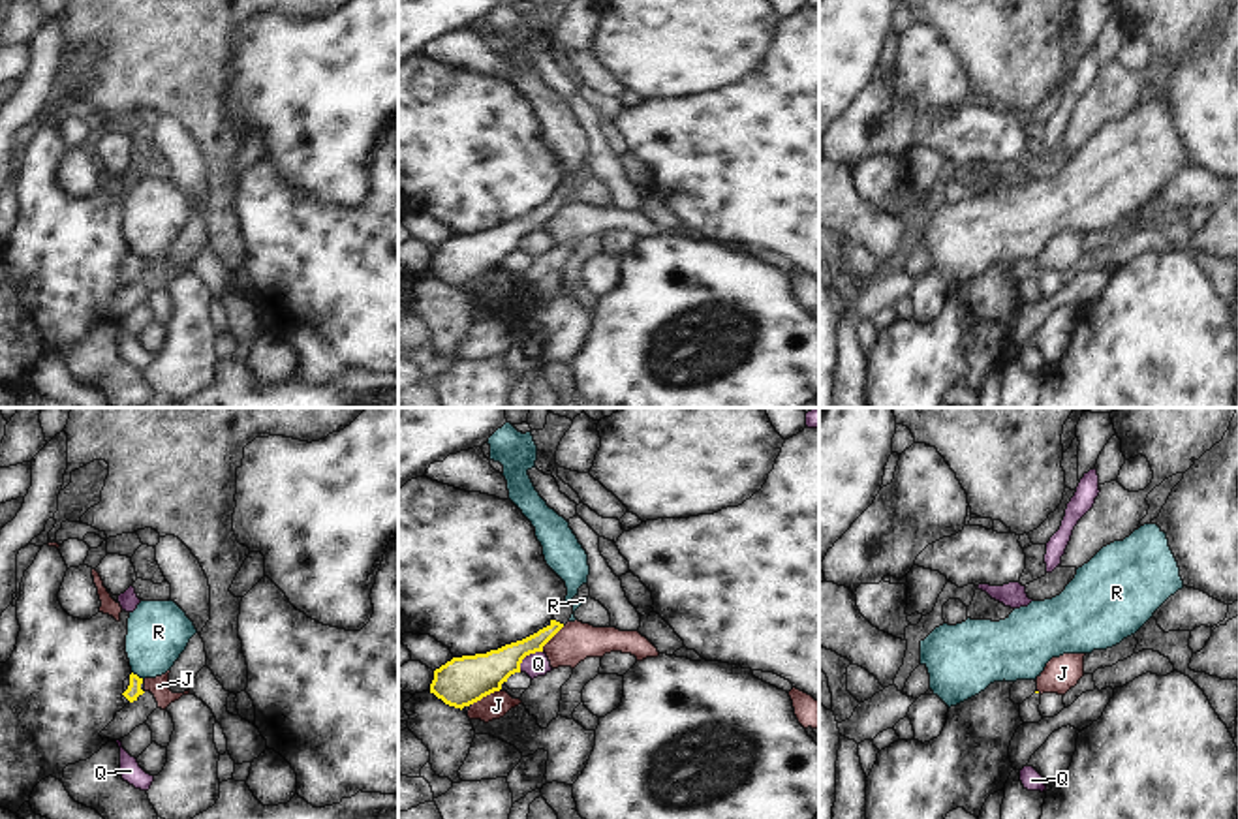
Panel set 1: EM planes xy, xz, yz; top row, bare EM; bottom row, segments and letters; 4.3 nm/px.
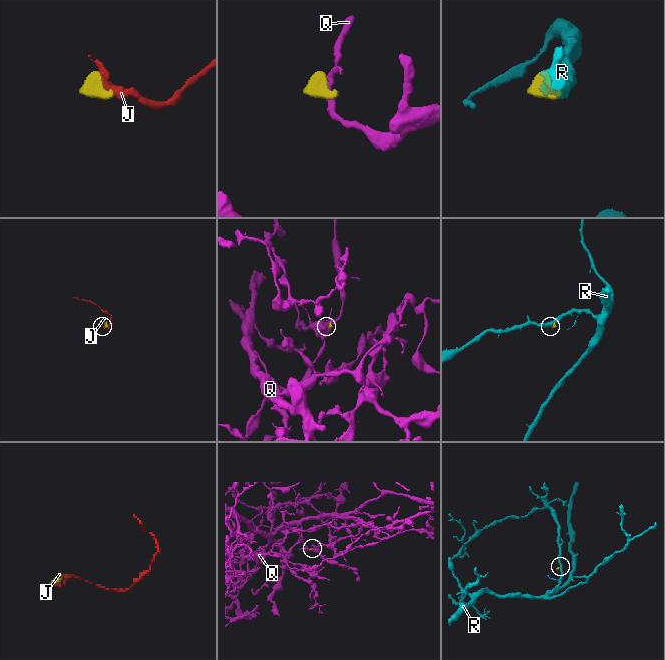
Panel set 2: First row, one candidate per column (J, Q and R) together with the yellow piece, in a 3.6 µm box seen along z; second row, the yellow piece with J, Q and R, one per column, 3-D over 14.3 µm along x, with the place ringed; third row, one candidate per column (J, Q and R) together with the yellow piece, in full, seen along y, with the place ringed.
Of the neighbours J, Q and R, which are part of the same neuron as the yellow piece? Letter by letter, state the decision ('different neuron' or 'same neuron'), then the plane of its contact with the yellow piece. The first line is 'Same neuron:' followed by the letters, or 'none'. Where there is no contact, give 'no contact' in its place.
Same neuron: none
J: different neuron; meets yellow in xz
Q: different neuron; meets yellow in xz
R: different neuron; meets yellow in xy

